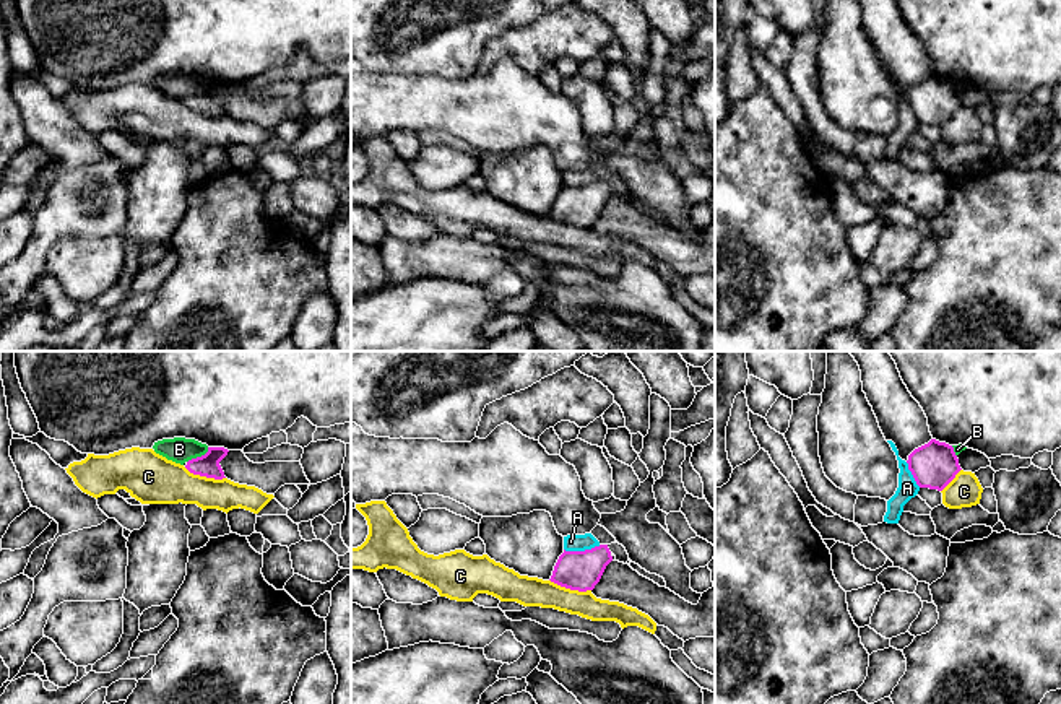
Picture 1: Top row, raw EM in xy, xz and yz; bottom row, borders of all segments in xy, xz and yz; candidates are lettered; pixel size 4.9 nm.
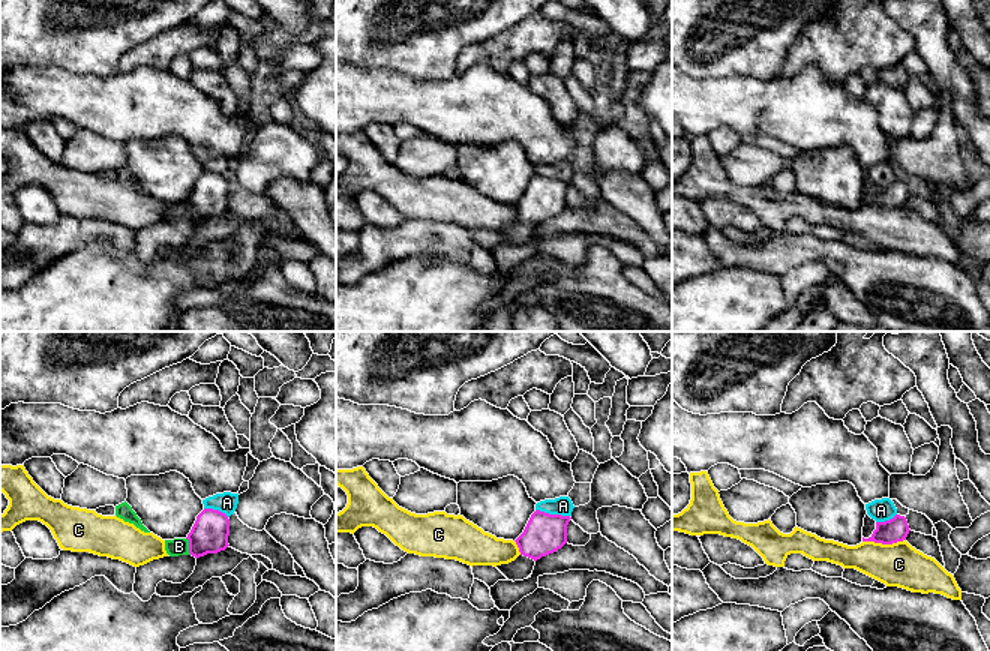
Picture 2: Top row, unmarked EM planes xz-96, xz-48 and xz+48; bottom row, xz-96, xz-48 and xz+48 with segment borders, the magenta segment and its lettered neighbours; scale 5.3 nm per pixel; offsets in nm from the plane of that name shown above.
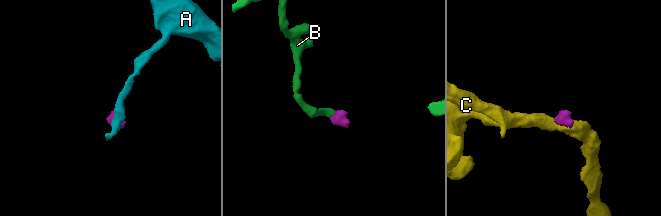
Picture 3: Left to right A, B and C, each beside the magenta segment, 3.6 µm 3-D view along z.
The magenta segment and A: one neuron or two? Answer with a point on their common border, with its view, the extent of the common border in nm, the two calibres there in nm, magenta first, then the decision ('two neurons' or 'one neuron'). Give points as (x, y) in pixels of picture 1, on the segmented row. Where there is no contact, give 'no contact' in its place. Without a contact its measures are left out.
contact xz (582, 551); length 190 nm; calibres 190 and 80 nm; two neurons

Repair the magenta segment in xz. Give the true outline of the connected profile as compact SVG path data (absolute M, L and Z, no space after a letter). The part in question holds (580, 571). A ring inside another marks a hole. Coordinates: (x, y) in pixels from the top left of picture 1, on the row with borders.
M608 545L585 551L564 550L549 580L570 590L593 590L611 561L613 556Z

